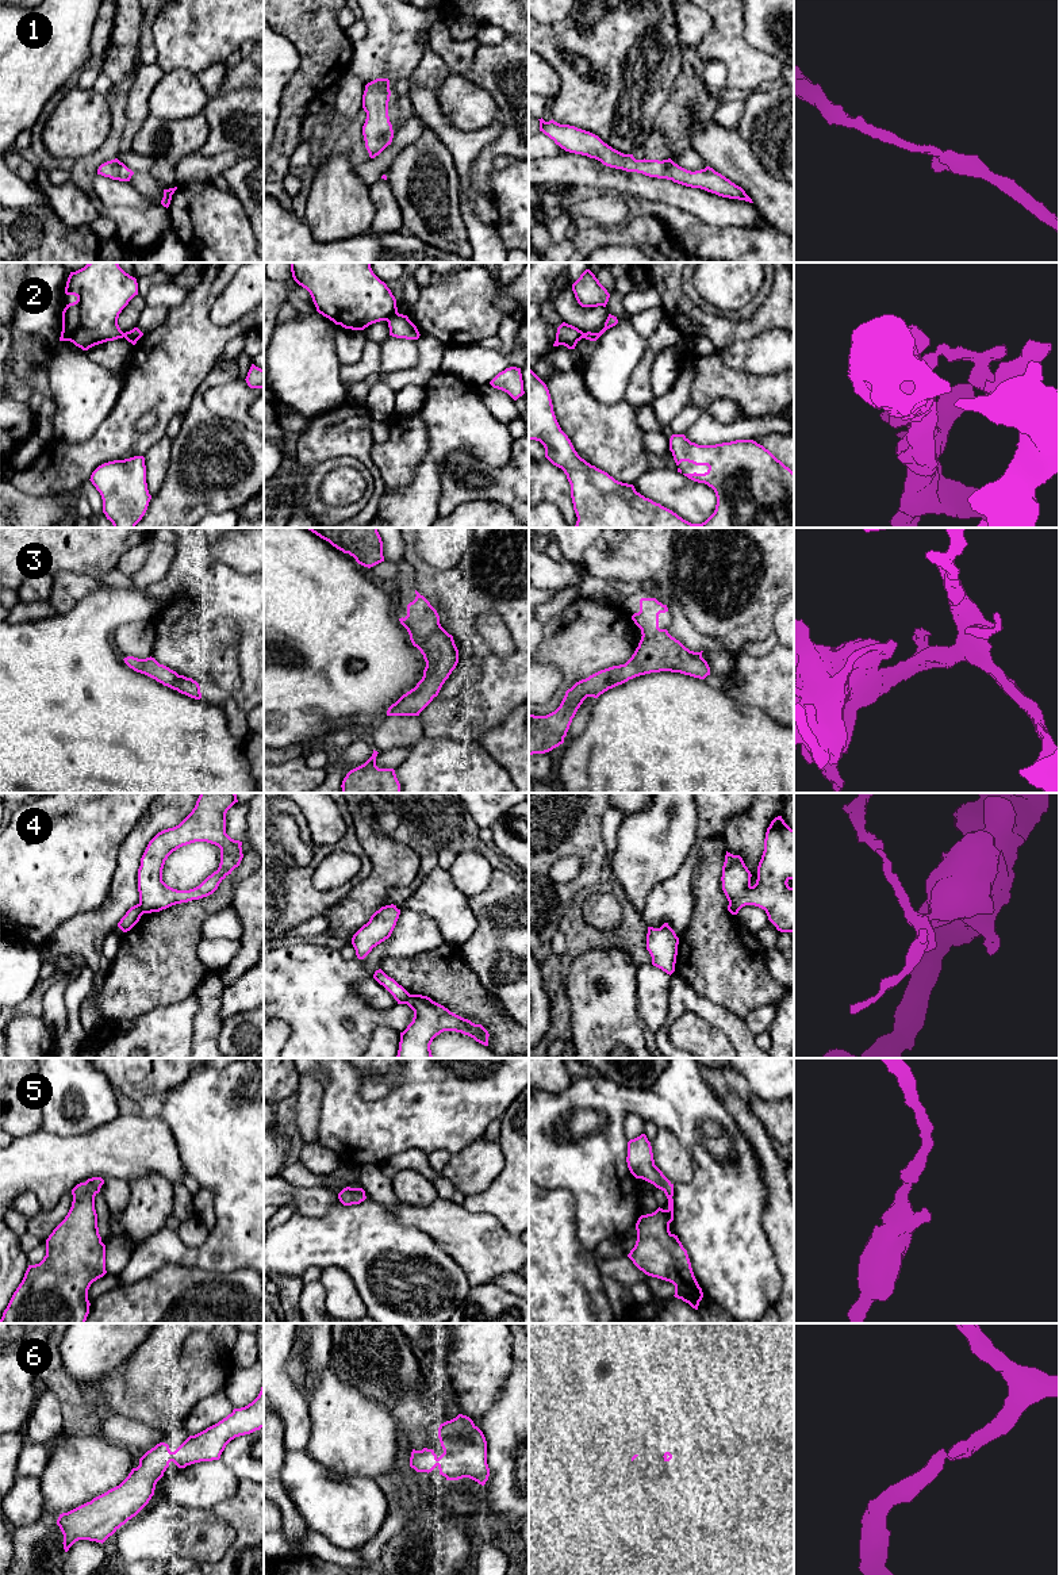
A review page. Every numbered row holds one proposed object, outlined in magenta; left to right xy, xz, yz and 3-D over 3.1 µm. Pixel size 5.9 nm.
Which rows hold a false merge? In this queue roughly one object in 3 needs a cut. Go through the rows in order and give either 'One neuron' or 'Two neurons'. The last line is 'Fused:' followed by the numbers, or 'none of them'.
1: One neuron
2: Two neurons
3: One neuron
4: Two neurons
5: One neuron
6: One neuron
Fused: 2, 4

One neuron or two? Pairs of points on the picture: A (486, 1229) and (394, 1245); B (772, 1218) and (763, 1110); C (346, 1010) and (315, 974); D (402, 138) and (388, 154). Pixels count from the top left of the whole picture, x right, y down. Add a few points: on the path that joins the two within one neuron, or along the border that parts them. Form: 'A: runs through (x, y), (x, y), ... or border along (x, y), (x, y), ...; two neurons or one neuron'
A: border along (403, 1223), (413, 1225), (425, 1231), (455, 1260); two neurons
B: border along (747, 1099), (749, 1110), (772, 1139); two neurons
C: runs through (338, 1001), (319, 983); one neuron
D: runs through (399, 142), (391, 150); one neuron

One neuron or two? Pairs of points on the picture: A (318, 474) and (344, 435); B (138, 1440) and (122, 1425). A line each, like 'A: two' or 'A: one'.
A: two
B: one

